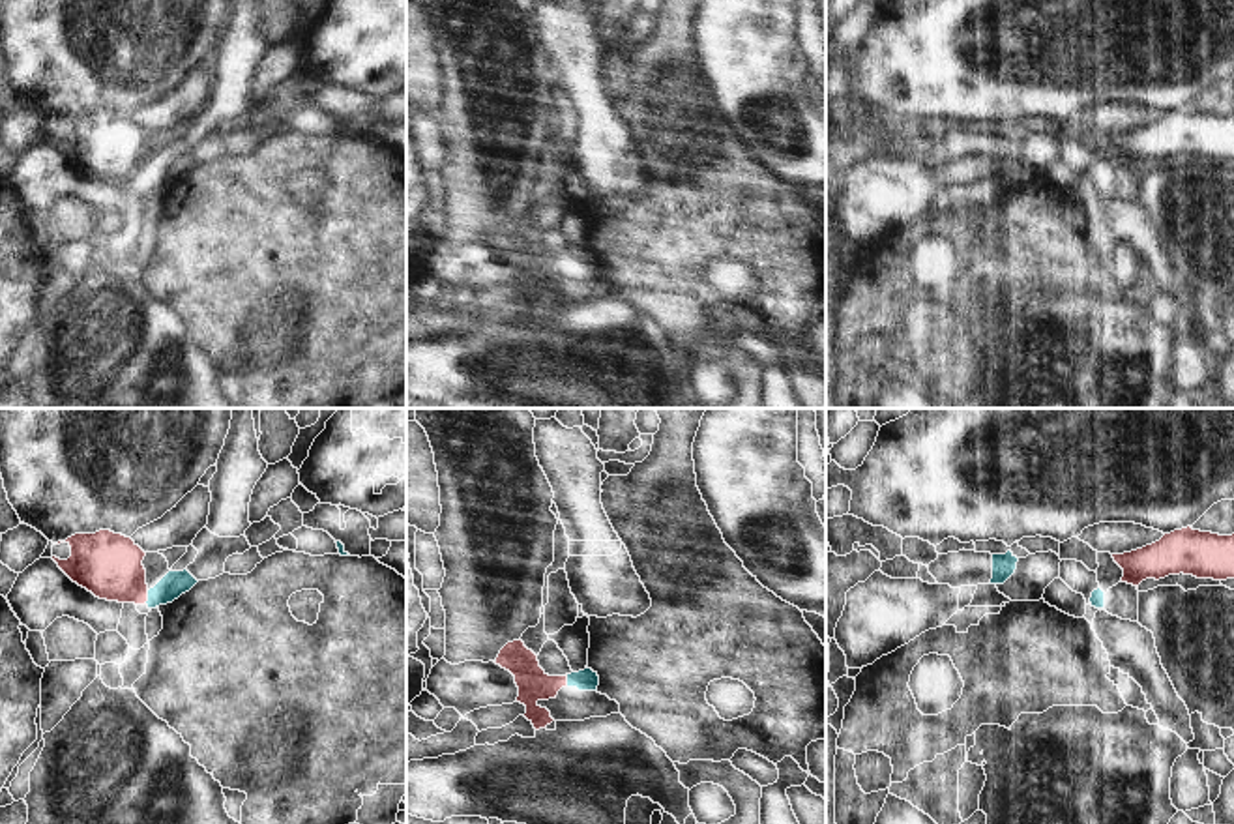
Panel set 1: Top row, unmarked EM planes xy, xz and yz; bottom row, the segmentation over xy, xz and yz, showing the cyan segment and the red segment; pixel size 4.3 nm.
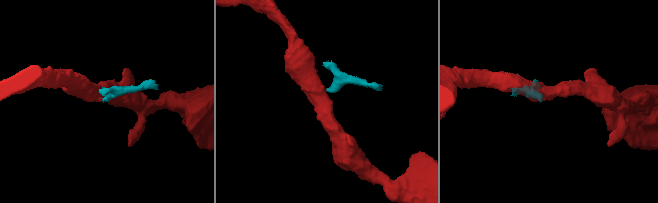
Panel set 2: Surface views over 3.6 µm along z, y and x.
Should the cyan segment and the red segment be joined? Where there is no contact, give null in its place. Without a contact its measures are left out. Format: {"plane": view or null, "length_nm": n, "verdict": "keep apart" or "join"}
{"plane": "xy", "length_nm": 70, "verdict": "keep apart"}

